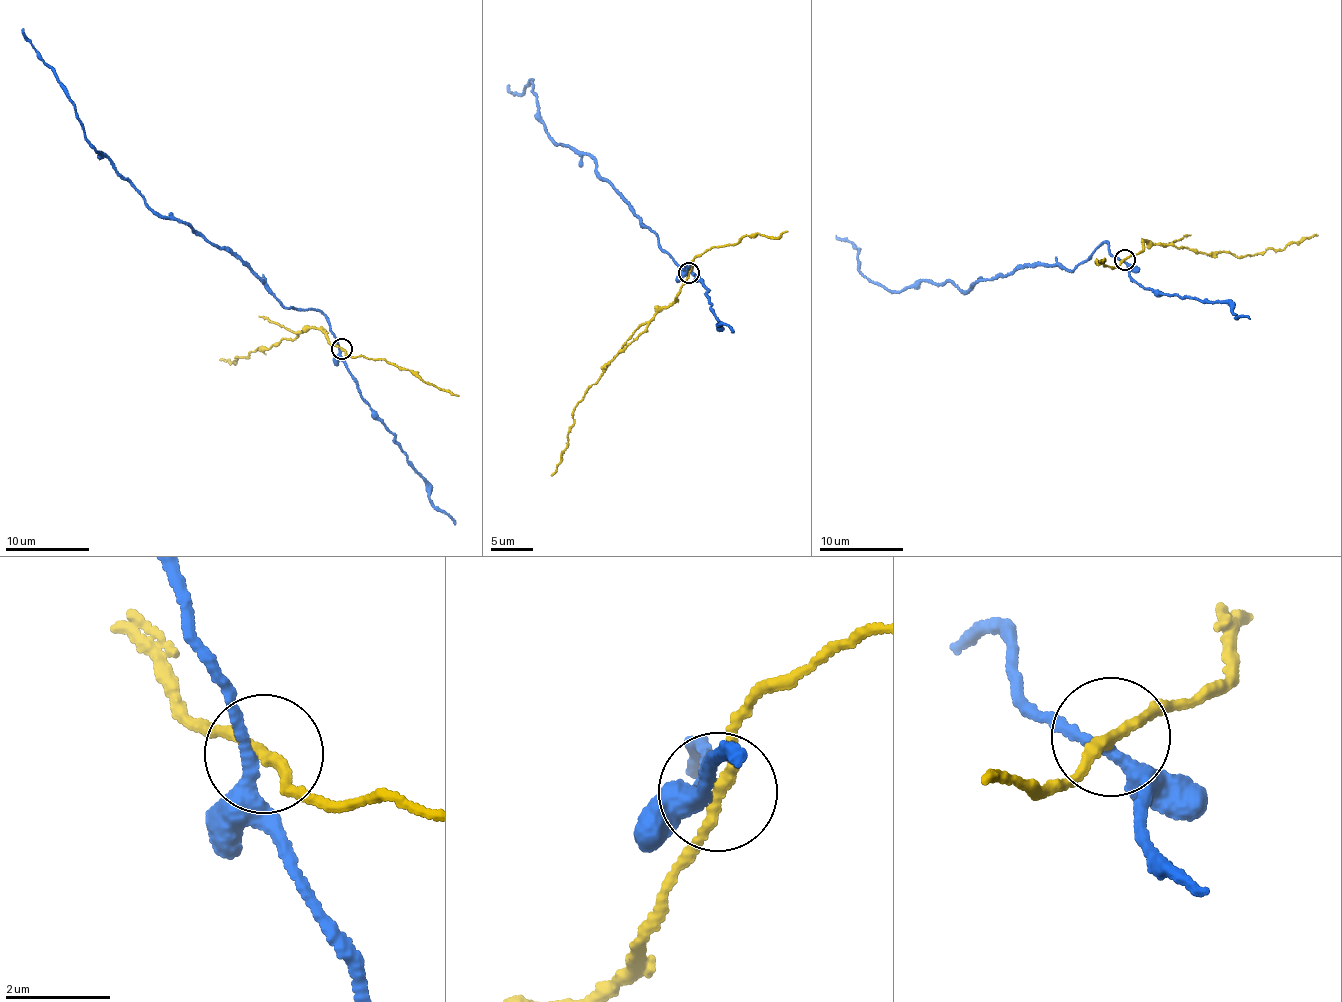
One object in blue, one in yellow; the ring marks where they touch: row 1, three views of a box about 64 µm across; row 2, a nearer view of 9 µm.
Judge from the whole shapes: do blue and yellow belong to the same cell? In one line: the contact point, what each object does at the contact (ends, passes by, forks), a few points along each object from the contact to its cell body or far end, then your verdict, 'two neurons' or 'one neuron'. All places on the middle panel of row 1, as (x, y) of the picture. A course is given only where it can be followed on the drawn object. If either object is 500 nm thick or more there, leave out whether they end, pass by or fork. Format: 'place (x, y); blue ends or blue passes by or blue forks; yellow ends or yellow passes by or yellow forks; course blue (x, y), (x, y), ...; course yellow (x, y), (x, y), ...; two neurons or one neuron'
place (689, 273); blue passes by; yellow passes by; course blue (687, 273), (598, 173), (596, 161), (553, 142), (532, 80), (522, 95), (507, 87); course yellow (689, 273), (678, 298), (662, 308), (638, 335), (608, 361), (601, 377), (577, 402), (567, 445), (552, 475); two neurons

